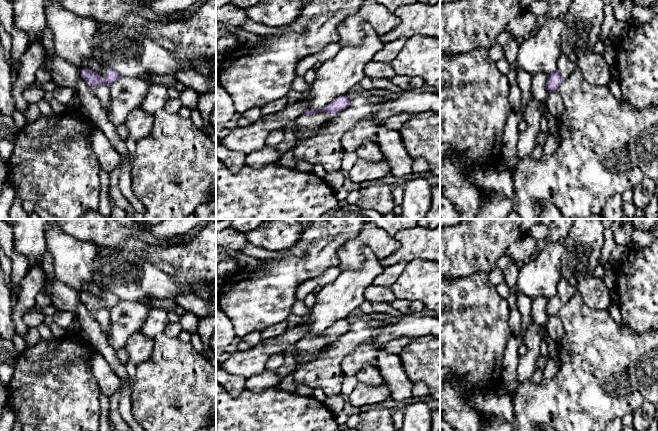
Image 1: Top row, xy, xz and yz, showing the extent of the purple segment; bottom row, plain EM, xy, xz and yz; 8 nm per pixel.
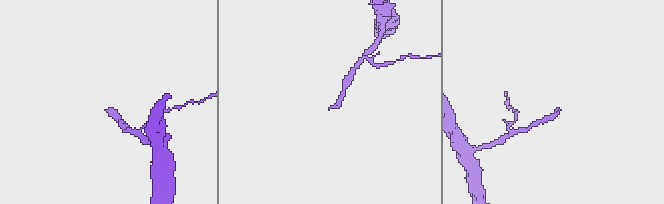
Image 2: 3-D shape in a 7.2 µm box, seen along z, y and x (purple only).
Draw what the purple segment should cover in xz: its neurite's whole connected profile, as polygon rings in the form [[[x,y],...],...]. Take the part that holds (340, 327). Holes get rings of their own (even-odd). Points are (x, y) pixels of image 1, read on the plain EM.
[[[347,319],[339,320],[321,334],[306,334],[295,344],[296,352],[294,358],[297,364],[304,363],[306,356],[317,353],[325,346],[335,342],[337,338],[349,331],[350,325],[351,322]]]

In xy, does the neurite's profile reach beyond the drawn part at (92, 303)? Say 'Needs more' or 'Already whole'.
Needs more

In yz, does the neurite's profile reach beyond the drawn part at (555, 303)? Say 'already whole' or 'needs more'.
needs more

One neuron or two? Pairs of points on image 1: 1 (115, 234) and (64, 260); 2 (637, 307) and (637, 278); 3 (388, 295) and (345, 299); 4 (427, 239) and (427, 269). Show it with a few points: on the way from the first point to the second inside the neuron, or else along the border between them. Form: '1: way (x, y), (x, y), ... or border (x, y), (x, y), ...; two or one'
1: border (73, 236), (83, 240), (90, 240), (98, 246); two
2: way (637, 300), (637, 285); one
3: border (371, 283), (364, 292), (364, 299); two
4: border (429, 260), (414, 258), (407, 262); two

